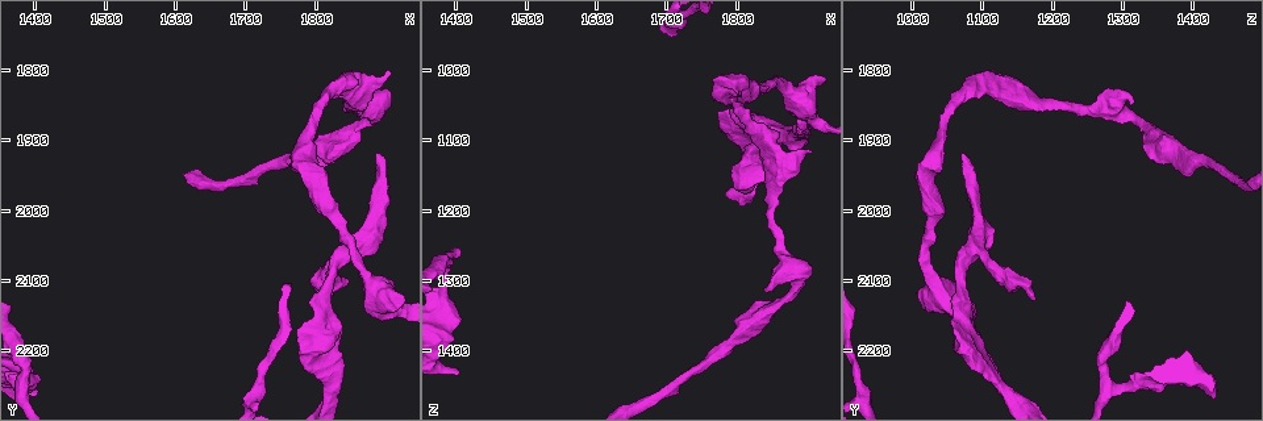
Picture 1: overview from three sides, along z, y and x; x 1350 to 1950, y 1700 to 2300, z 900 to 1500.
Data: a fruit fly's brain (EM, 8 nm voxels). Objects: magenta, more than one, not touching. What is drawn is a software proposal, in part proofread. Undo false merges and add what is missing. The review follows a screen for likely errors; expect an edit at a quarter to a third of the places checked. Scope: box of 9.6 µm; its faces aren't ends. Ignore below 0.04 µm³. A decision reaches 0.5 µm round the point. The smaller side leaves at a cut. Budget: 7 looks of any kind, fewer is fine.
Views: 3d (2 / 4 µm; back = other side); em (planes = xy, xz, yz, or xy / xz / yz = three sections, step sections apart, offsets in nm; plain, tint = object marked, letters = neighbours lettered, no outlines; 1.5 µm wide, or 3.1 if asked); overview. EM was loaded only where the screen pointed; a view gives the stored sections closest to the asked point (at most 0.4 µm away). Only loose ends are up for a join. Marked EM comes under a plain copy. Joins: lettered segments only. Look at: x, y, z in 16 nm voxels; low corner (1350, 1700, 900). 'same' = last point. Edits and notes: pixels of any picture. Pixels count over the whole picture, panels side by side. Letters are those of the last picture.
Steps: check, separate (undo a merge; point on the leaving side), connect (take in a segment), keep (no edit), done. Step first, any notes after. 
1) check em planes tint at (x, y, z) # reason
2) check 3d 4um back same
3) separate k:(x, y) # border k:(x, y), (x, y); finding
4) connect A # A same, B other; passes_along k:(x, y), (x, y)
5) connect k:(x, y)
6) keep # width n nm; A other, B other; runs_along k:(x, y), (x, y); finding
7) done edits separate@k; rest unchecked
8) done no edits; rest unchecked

check em xz step 8 tint at (1890, 1920, 1075) # free end

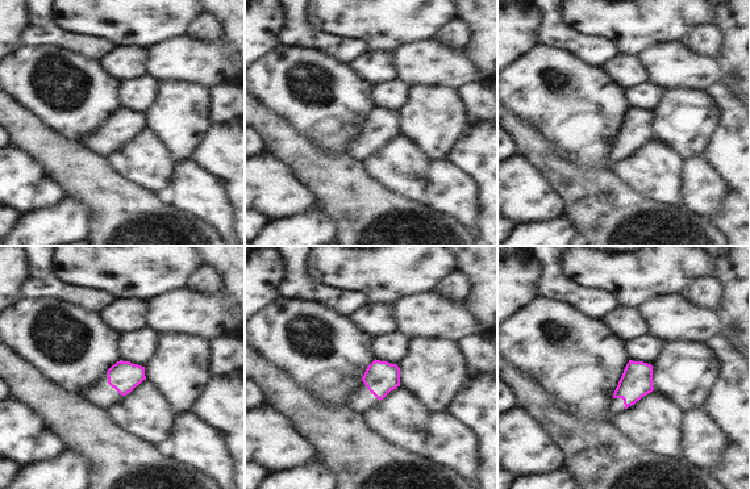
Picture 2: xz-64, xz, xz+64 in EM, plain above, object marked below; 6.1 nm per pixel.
check em yz step 8 letters same

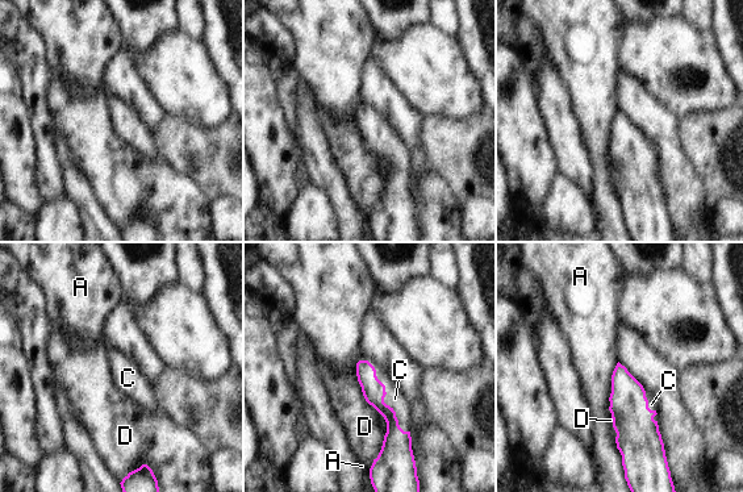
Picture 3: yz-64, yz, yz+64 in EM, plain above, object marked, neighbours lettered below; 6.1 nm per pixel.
connect C # A other, C same, D other; the cell continues

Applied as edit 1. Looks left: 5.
check overview # see it whole again

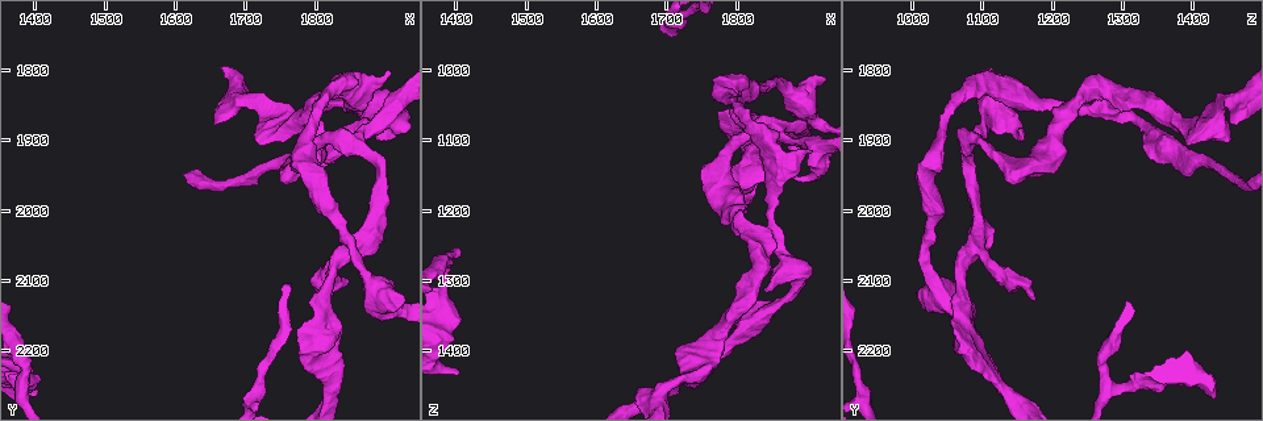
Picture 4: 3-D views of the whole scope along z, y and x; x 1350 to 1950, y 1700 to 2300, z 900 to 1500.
check em xz step 8 letters at (1400, 2255, 1430) # free end

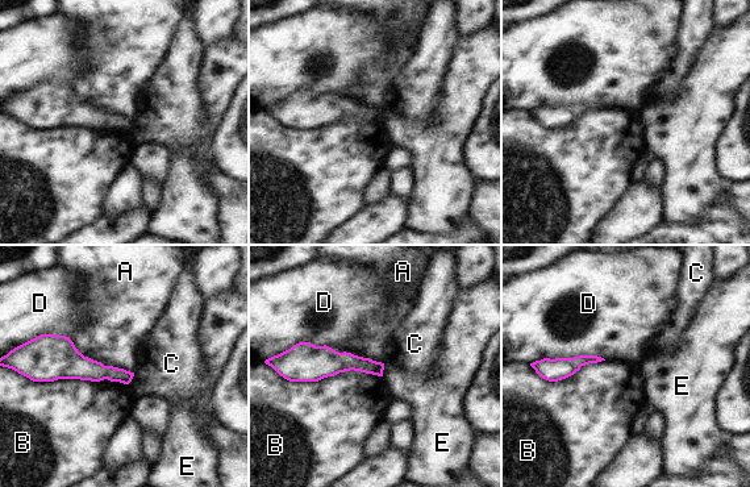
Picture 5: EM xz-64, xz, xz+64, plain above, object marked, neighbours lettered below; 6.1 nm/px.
keep # A other, B other, C other, D other, E other; border 5:(69, 337), (84, 356), (133, 373); none of them fits

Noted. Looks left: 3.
done edits connect@3; rest unchecked

